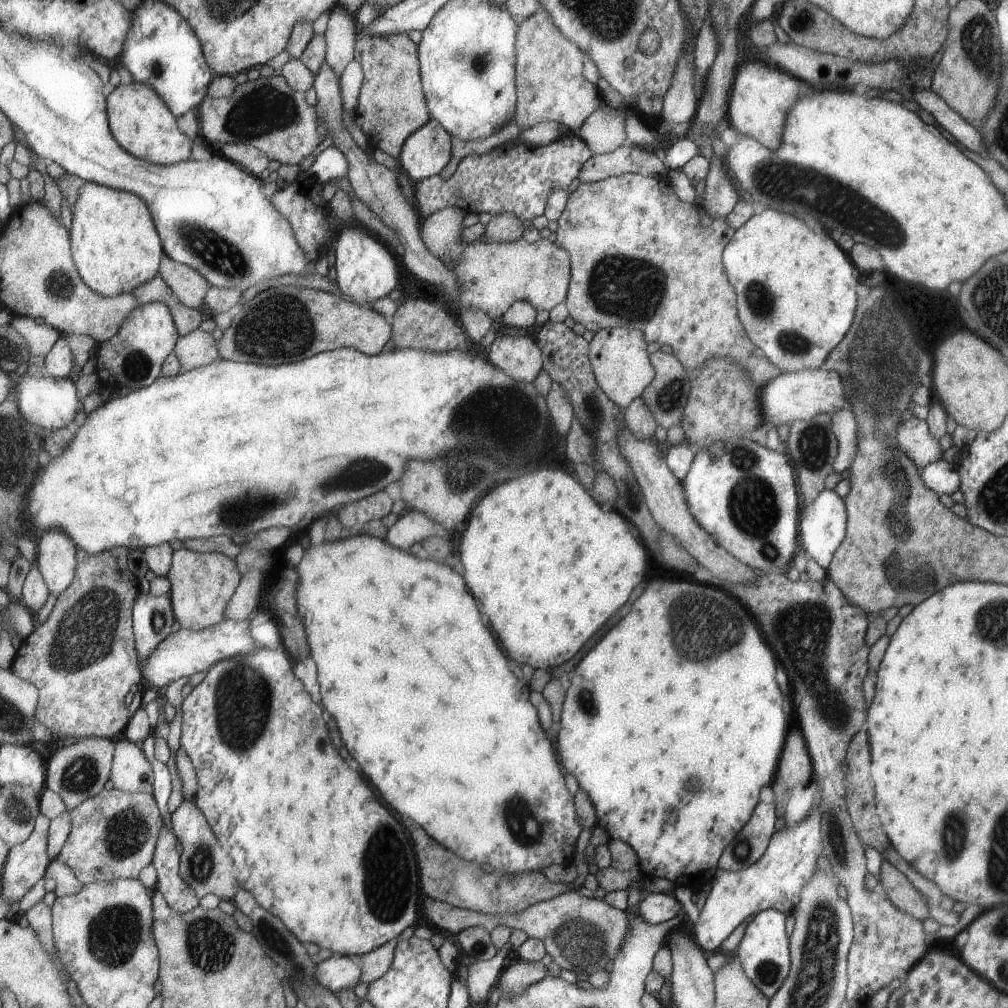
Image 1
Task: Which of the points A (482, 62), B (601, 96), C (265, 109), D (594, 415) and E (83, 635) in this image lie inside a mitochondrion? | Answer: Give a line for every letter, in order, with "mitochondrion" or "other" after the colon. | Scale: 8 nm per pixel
A: mitochondrion
B: other
C: mitochondrion
D: mitochondrion
E: mitochondrion

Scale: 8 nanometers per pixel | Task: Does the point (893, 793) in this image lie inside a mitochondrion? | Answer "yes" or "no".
no

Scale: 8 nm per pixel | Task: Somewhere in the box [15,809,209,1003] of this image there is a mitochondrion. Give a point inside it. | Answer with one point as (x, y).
(115, 933)

